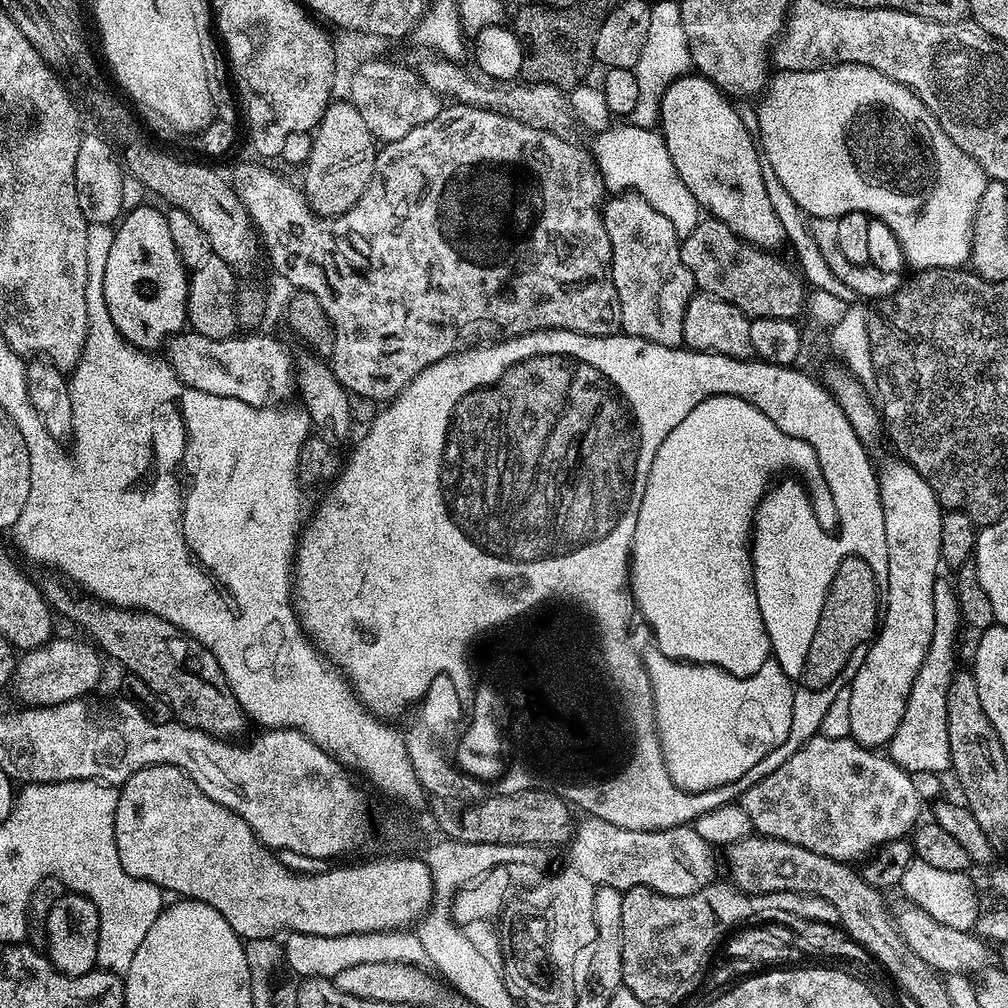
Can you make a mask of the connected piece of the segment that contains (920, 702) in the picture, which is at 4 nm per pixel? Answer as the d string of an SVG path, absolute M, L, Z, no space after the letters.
M938 582L934 586L934 618L936 629L934 638L930 638L930 650L918 670L918 678L914 678L914 686L910 690L910 698L906 706L906 714L894 734L894 738L886 745L887 755L897 766L909 774L916 772L945 772L950 768L950 738L946 734L946 690L950 690L950 682L954 675L954 640L956 624L959 623L959 608L951 585Z

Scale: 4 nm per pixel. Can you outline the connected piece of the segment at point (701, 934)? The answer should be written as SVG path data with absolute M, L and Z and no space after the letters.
M713 882L702 890L685 896L667 896L655 892L652 888L638 886L627 889L622 898L622 978L623 987L634 994L645 1006L664 1004L667 1000L680 1000L692 996L701 987L706 976L706 969L713 963L712 951L720 939L723 941L729 934L735 933L741 926L747 925L751 916L757 916L760 922L776 922L779 916L797 916L814 923L839 925L838 910L817 896L803 896L800 892L767 892L753 896L741 892L729 883Z

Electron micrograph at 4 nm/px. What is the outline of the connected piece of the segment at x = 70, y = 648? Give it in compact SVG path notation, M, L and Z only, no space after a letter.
M53 638L41 648L31 648L17 659L14 686L28 699L26 701L34 706L61 704L97 691L96 683L104 672L105 661L91 643L80 640Z

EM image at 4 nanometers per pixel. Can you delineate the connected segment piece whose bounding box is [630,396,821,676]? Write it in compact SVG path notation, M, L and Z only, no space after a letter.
M707 396L701 404L694 406L694 410L690 410L690 414L686 414L686 418L682 418L682 422L678 422L678 426L674 426L674 430L670 430L670 434L666 434L666 442L658 446L658 454L654 454L654 466L650 466L650 474L646 478L646 494L642 494L642 506L638 506L638 526L634 526L630 557L630 591L639 615L641 612L648 619L648 624L656 635L655 647L659 648L664 656L689 664L709 664L732 676L752 676L770 658L772 647L768 641L766 626L762 622L762 614L758 610L756 591L752 588L750 533L756 507L759 506L761 497L773 479L772 472L784 467L802 470L812 482L821 479L819 459L806 441L778 430L778 426L774 426L774 422L770 422L770 418L762 414L762 410L737 396Z

